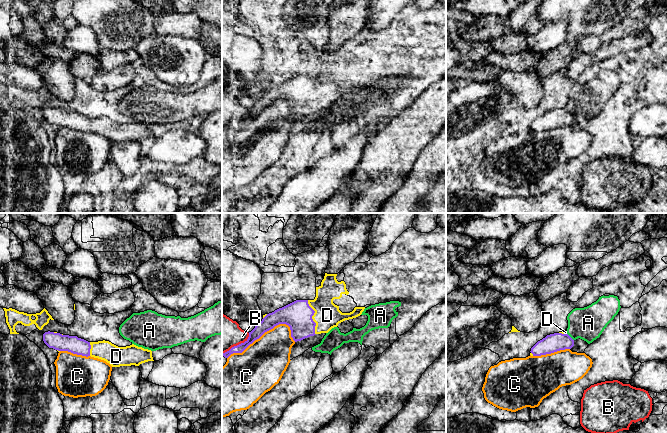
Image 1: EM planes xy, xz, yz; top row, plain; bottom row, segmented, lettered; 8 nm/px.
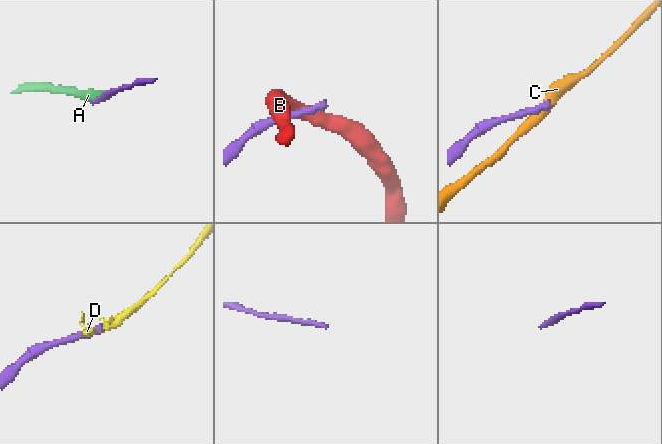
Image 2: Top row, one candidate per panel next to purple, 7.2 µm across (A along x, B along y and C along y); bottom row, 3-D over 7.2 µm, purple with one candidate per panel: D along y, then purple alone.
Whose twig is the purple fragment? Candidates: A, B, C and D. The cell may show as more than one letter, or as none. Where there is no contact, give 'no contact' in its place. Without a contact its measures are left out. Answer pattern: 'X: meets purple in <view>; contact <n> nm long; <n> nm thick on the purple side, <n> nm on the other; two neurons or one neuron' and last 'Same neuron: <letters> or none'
A: meets purple in yz; contact 80 nm long; 150 nm thick on the purple side, 260 nm on the other; two neurons
B: meets purple in xz; contact 280 nm long; 90 nm thick on the purple side, 280 nm on the other; two neurons
C: meets purple in xz; contact 550 nm long; 130 nm thick on the purple side, 380 nm on the other; two neurons
D: meets purple in xz; contact 280 nm long; 220 nm thick on the purple side, 220 nm on the other; one neuron
Same neuron: D

